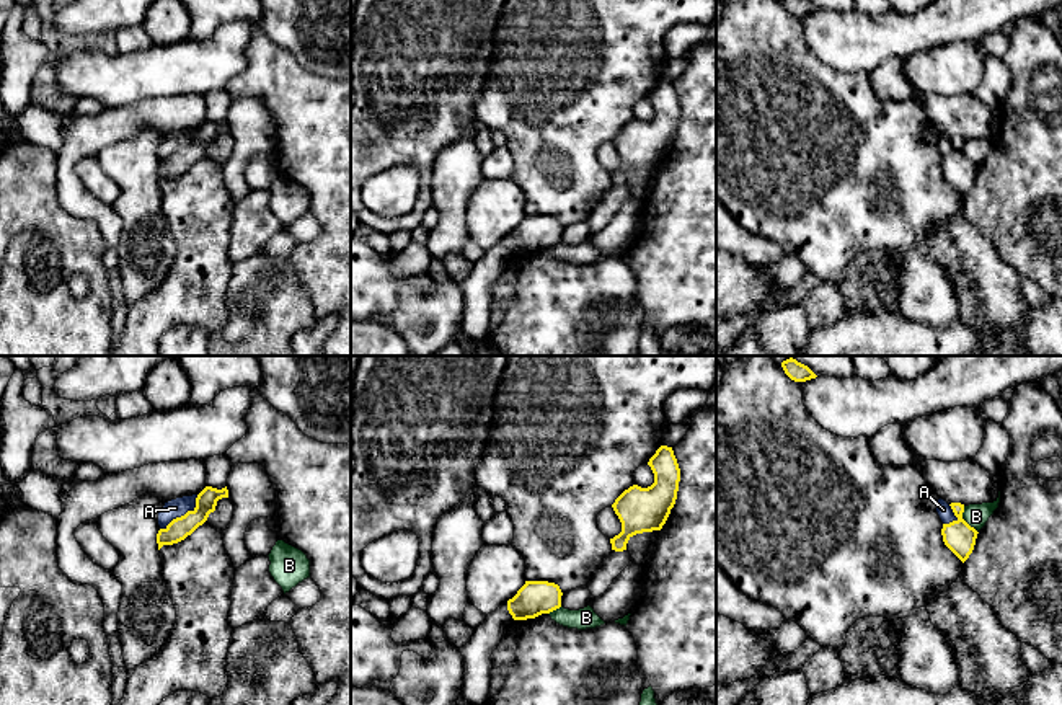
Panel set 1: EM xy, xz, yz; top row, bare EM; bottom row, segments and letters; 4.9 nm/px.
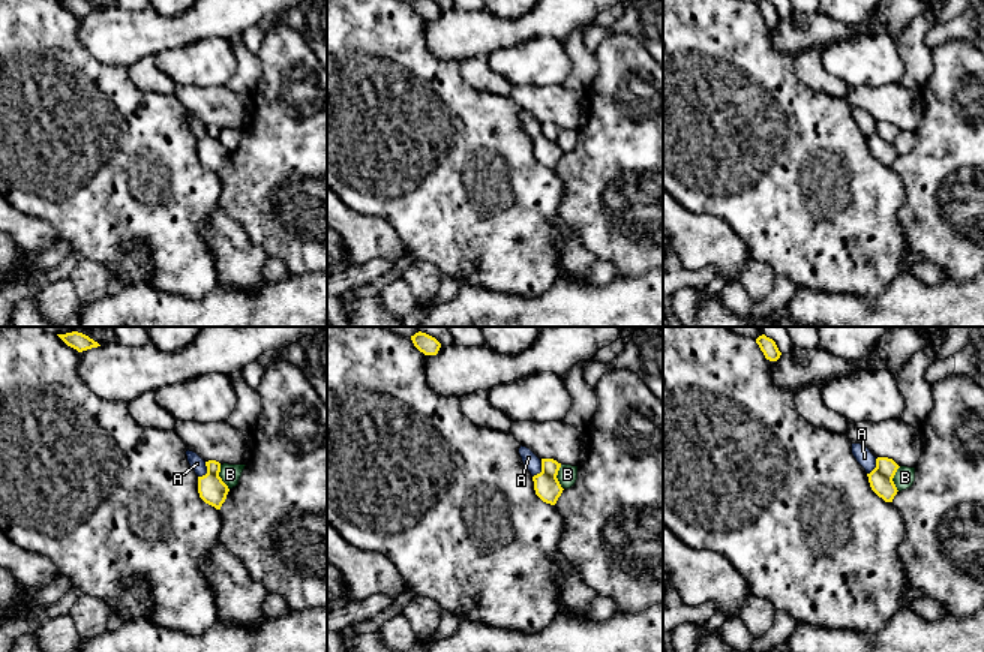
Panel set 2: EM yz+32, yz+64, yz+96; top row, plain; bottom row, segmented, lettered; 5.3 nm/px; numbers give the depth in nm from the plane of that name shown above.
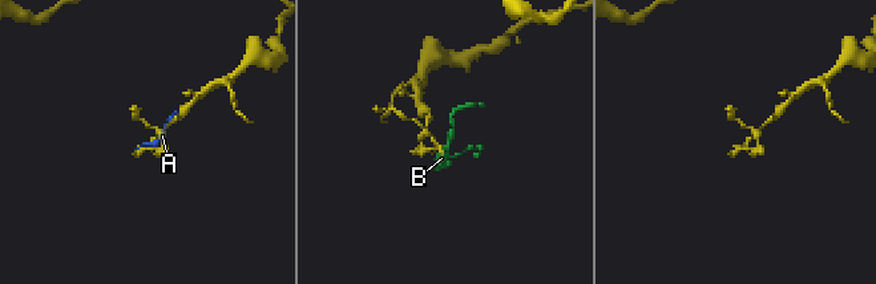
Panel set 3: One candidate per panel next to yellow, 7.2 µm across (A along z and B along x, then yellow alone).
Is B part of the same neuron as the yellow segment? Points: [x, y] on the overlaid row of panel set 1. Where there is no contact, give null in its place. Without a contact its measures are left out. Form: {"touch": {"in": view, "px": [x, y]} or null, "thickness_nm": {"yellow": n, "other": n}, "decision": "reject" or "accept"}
{"touch": {"in": "yz", "px": [963, 519]}, "thickness_nm": {"yellow": 160, "other": 110}, "decision": "reject"}

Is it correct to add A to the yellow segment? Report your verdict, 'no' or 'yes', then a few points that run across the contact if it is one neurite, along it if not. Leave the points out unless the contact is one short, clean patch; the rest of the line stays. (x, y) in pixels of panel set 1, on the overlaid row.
yes

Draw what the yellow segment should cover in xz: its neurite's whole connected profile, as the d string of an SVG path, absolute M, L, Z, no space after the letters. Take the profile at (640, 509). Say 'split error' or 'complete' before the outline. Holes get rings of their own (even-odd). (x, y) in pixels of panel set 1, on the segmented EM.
complete; M661 446L648 465L654 483L648 488L633 485L612 504L622 522L622 532L610 539L615 552L626 550L628 540L636 534L661 530L675 504L680 468L672 447Z

